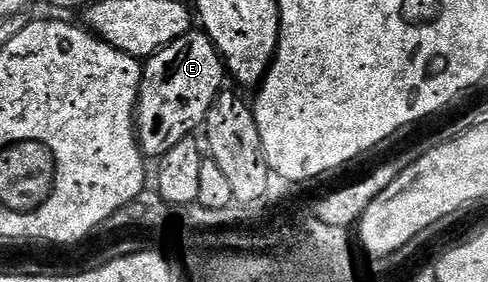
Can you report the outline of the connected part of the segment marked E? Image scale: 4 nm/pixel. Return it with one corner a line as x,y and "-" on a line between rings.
189,31
143,62
140,94
136,100
136,139
145,158
164,157
174,147
178,147
182,139
193,136
203,126
214,99
225,88
224,77
226,81
224,60
220,58
214,43
203,31

